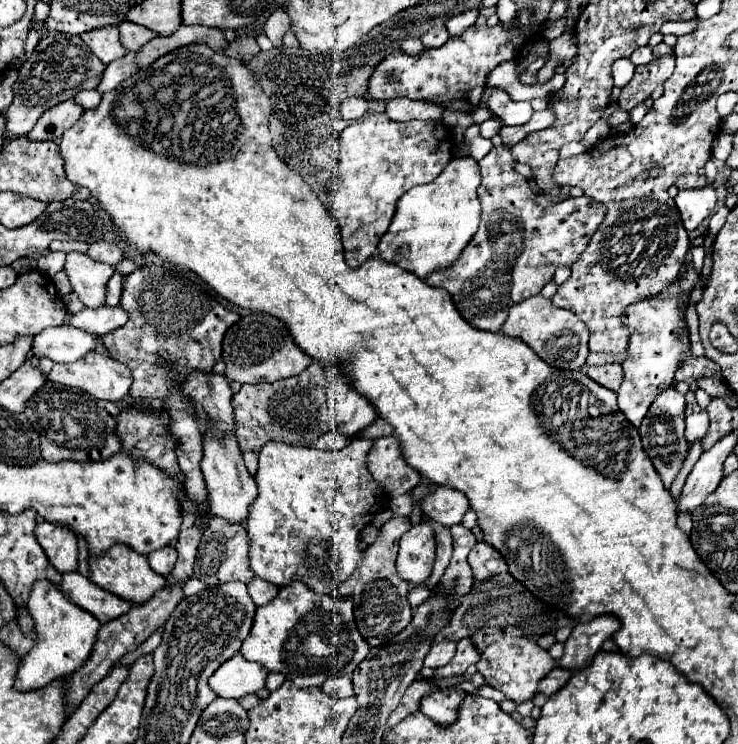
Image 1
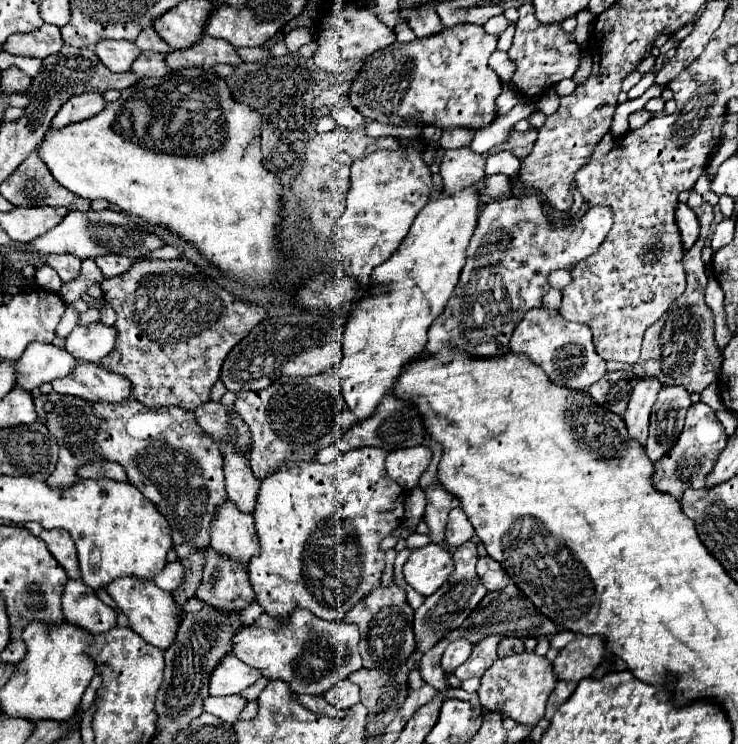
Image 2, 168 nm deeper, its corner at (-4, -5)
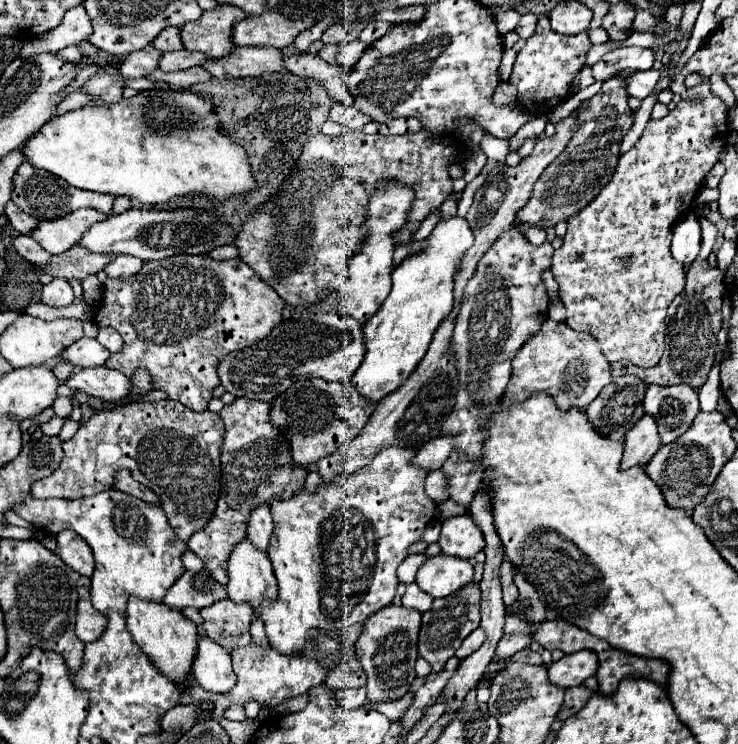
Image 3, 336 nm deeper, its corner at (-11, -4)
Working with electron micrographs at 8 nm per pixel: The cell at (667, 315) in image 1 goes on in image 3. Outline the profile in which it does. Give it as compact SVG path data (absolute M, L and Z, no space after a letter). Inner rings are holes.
M644 415L644 419L636 421L632 431L628 431L624 443L626 443L626 449L622 457L622 469L634 467L634 465L646 465L662 445L658 437L656 419L652 415Z

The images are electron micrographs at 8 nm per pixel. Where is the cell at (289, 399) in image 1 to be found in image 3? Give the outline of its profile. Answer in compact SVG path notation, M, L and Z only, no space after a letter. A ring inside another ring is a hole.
M304 379L290 385L270 403L270 423L288 439L292 463L296 467L308 469L320 459L332 455L338 447L352 441L366 425L374 409L376 405L358 395L352 383Z

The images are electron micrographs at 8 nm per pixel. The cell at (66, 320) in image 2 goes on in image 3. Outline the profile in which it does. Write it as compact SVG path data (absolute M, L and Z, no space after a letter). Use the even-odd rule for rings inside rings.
M62 359L62 361L58 361L58 363L54 365L54 375L60 379L60 383L64 383L64 381L74 373L74 369L76 369L76 367L74 367L70 361L64 361L64 359Z

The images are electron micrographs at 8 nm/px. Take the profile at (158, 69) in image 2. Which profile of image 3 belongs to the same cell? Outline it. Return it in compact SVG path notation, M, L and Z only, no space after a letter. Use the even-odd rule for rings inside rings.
M180 49L180 51L172 51L172 53L164 53L160 59L160 69L162 71L180 71L180 69L188 69L194 65L202 65L206 59L208 57L204 53Z

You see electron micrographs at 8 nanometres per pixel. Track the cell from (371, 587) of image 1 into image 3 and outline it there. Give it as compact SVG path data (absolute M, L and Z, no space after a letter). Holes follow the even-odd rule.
M386 605L364 621L360 639L356 641L358 659L368 675L368 699L400 699L406 695L408 685L416 679L414 663L418 659L418 631L420 613L404 605Z

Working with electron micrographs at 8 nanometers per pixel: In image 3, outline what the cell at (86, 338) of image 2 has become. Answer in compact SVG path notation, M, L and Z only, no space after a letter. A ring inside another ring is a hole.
M88 337L78 339L66 351L62 351L62 357L68 359L70 363L74 363L78 369L104 365L110 355L112 353L106 347L102 347L96 339L88 339Z

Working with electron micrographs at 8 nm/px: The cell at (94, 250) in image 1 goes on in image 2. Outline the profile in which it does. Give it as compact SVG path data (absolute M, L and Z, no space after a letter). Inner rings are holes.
M105 254L105 256L95 258L95 264L101 270L103 278L113 278L113 276L119 276L121 272L125 272L133 264L133 260L119 256L119 254Z

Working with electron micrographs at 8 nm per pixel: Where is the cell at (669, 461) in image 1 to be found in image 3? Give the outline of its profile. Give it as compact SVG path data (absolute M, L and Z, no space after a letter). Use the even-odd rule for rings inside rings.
M648 385L644 395L644 409L656 419L662 445L668 445L692 425L700 405L698 395L690 385Z

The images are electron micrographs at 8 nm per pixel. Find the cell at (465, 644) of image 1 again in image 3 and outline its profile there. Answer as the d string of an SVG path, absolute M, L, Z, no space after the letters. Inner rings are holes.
M518 633L518 635L504 635L496 647L496 653L494 653L494 663L502 663L502 661L508 661L516 651L524 649L530 645L530 637L526 633Z

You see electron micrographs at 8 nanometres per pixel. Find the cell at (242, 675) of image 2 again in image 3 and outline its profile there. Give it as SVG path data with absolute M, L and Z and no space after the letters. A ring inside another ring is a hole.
M200 637L198 655L192 671L196 671L196 683L212 693L230 691L236 683L228 651L208 637Z

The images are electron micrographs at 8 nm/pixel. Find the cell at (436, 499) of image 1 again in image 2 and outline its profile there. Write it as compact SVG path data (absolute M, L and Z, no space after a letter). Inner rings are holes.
M455 508L453 512L449 512L449 520L447 520L447 528L445 528L445 544L449 544L451 552L455 548L459 548L461 544L469 542L473 534L475 534L473 526L471 526L469 518L465 516L463 508Z

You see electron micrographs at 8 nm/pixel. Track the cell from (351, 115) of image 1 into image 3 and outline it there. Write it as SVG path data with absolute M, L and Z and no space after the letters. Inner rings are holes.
M334 103L330 109L330 119L338 121L340 125L354 129L354 131L362 131L364 125L370 121L364 113L360 113L356 107L350 105L342 105L342 103Z

